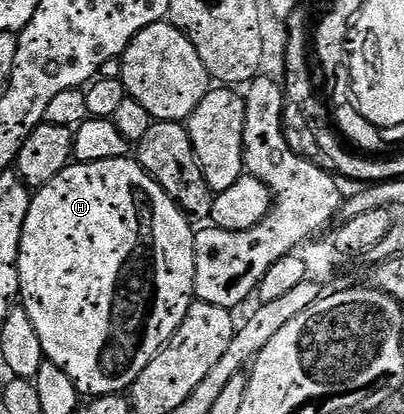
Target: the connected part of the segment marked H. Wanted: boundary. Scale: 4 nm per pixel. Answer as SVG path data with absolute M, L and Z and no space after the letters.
M133 157L116 160L100 160L99 162L78 162L61 170L52 181L37 187L31 197L28 216L24 220L24 232L20 240L18 253L18 292L20 306L28 312L28 320L32 320L32 328L36 328L36 336L40 336L42 353L52 364L64 368L68 376L76 384L79 395L101 396L103 394L121 395L129 391L131 384L148 368L148 364L166 347L166 341L180 328L184 316L188 312L194 296L194 236L196 233L191 219L183 214L156 184L156 180L143 166L138 165Z

